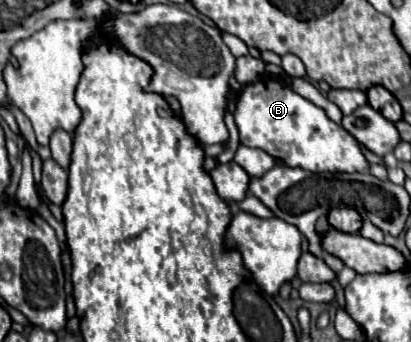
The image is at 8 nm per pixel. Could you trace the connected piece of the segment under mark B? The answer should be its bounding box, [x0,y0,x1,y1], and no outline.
[235,78,367,174]

